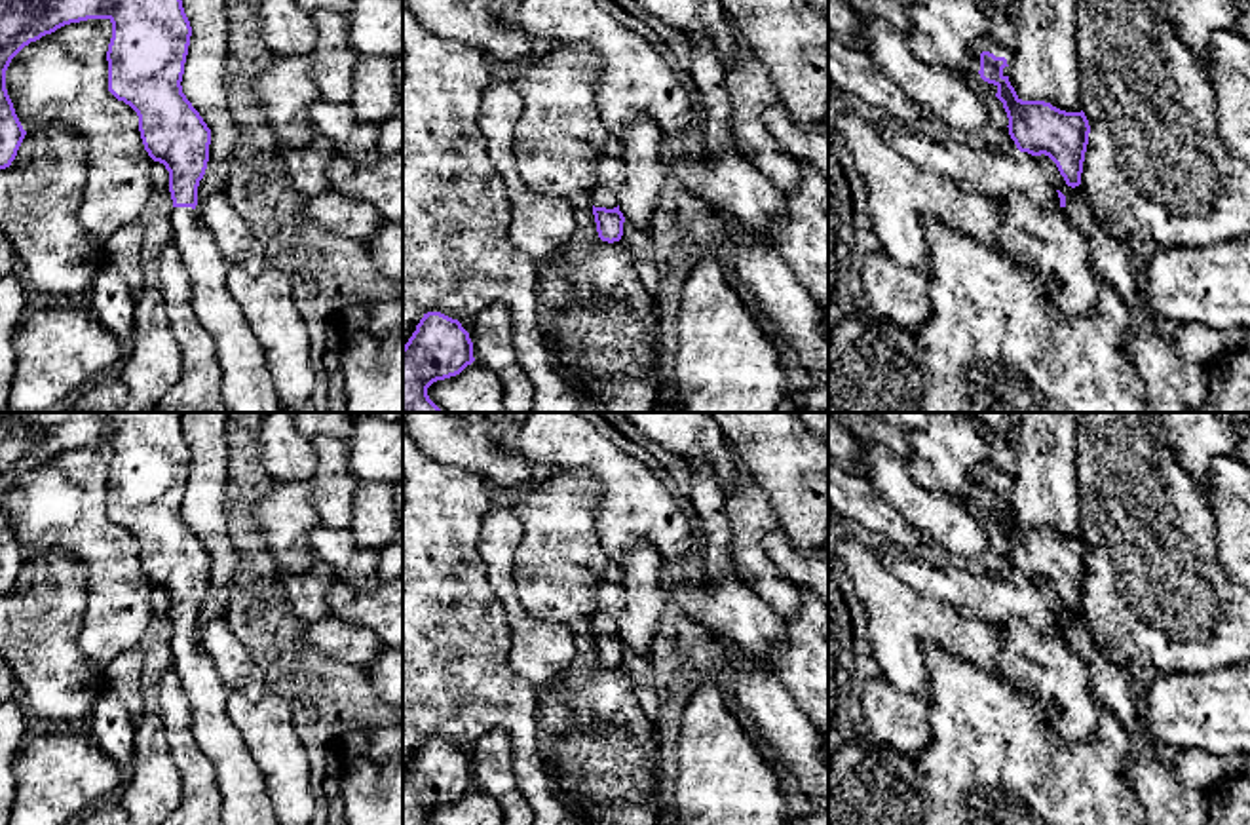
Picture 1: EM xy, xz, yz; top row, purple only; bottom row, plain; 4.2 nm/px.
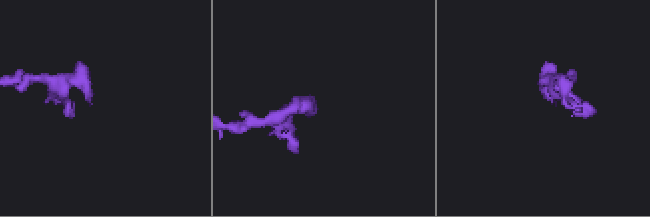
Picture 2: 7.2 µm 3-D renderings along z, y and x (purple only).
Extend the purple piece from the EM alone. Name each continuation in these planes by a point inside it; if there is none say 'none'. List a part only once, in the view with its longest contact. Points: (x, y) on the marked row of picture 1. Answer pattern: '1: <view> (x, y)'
1: xz (610, 173)

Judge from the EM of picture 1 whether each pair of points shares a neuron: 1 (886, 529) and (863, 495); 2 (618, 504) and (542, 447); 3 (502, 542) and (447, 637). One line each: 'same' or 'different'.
1: same
2: same
3: different

